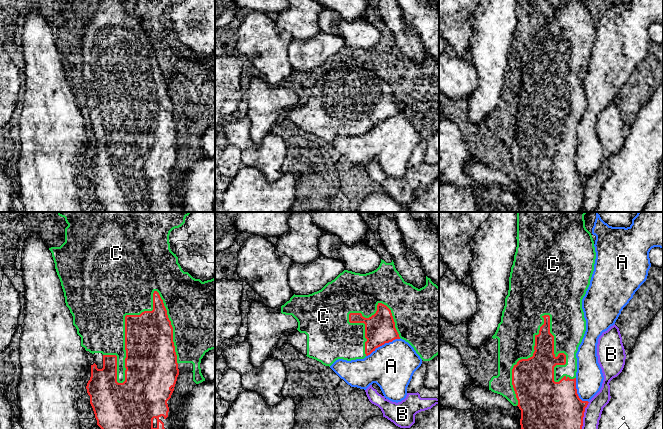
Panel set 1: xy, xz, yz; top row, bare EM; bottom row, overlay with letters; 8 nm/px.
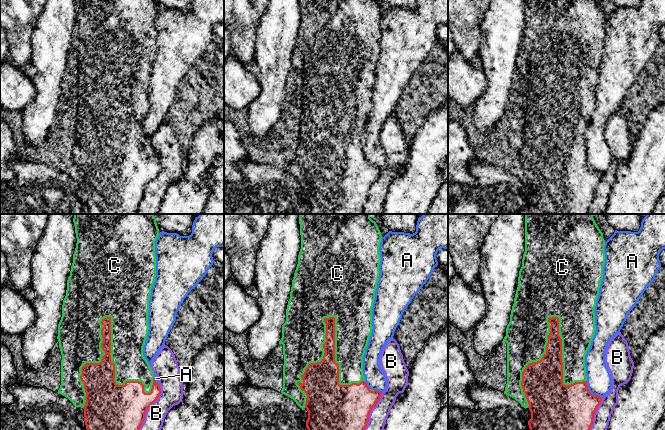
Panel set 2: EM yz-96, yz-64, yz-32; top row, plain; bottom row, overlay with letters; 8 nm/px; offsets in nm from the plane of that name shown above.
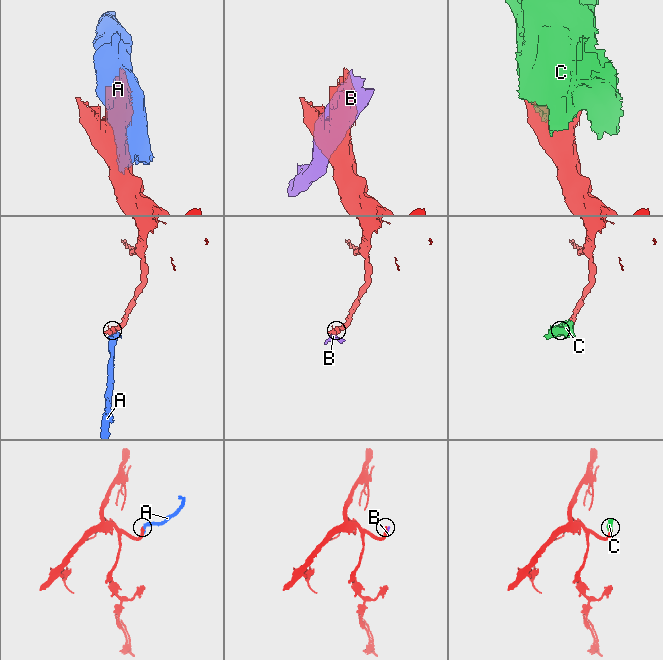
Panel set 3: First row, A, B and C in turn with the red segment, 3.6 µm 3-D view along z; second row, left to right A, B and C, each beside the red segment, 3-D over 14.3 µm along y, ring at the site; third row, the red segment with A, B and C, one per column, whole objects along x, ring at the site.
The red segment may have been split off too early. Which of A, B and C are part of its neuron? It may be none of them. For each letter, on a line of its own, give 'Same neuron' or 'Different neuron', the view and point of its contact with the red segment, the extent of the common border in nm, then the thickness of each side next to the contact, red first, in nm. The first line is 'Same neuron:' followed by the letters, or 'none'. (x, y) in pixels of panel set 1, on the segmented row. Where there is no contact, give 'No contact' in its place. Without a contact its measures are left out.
Same neuron: C
A: Different neuron. Touches red at xz (383, 344). Shared border 320 nm. Thickness 240 nm (red) against 380 nm
B: Different neuron. Touches red at yz (583, 415). Shared border 220 nm. Thickness 380 nm (red) against 140 nm
C: Same neuron. Touches red at xy (125, 328). Shared border 800 nm. Thickness 380 nm (red) against 420 nm

